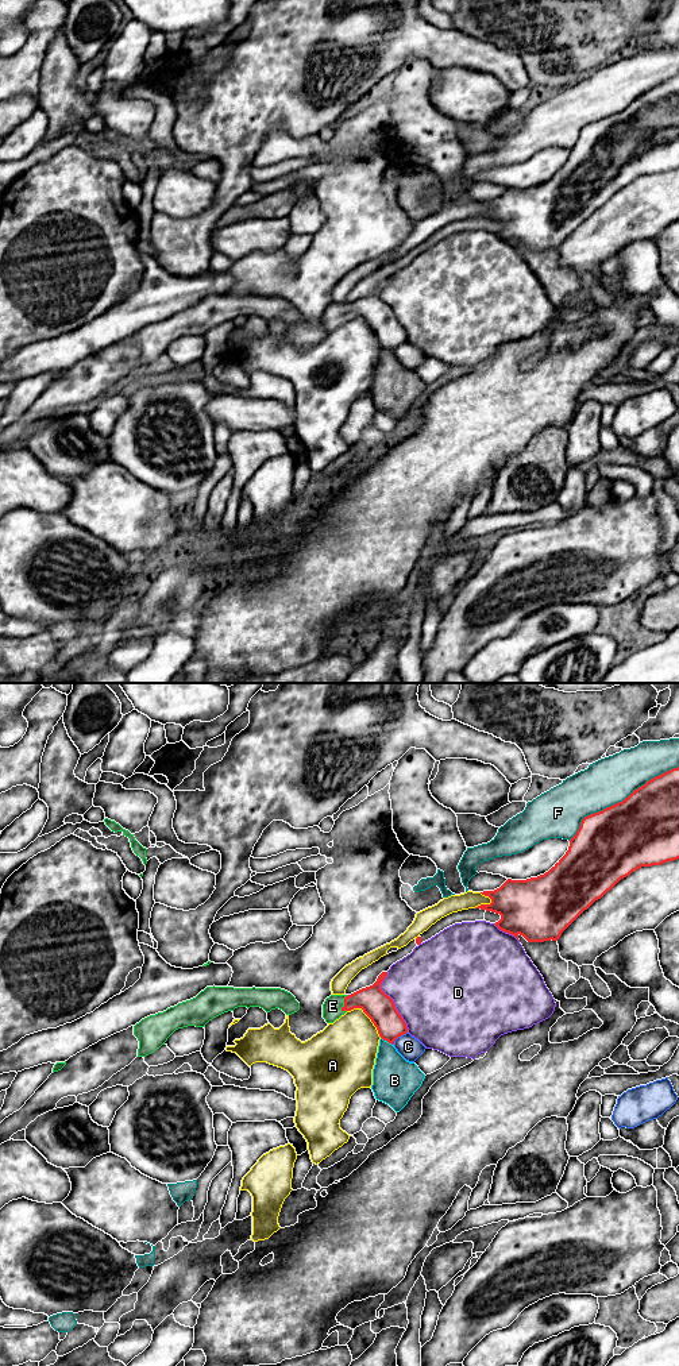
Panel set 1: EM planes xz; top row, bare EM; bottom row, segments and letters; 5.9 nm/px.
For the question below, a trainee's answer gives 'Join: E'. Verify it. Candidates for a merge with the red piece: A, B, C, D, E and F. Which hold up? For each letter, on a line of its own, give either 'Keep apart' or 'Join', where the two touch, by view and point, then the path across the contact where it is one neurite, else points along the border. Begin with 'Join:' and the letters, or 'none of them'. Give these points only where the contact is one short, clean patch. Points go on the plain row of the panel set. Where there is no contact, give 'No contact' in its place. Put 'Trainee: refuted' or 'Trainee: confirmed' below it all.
Join: E
A: Keep apart. Touches red at xz (367, 324)
B: Keep apart. Touches red at xz (388, 350)
C: Keep apart. Touches red at xz (398, 344)
D: Keep apart. Touches red at xz (393, 311)
E: Join. Touches red at xz (344, 312). Path across: xz (379, 316), (374, 311), (344, 312), (332, 315)
F: Keep apart. Touches red at xz (620, 111)
Trainee: confirmed

